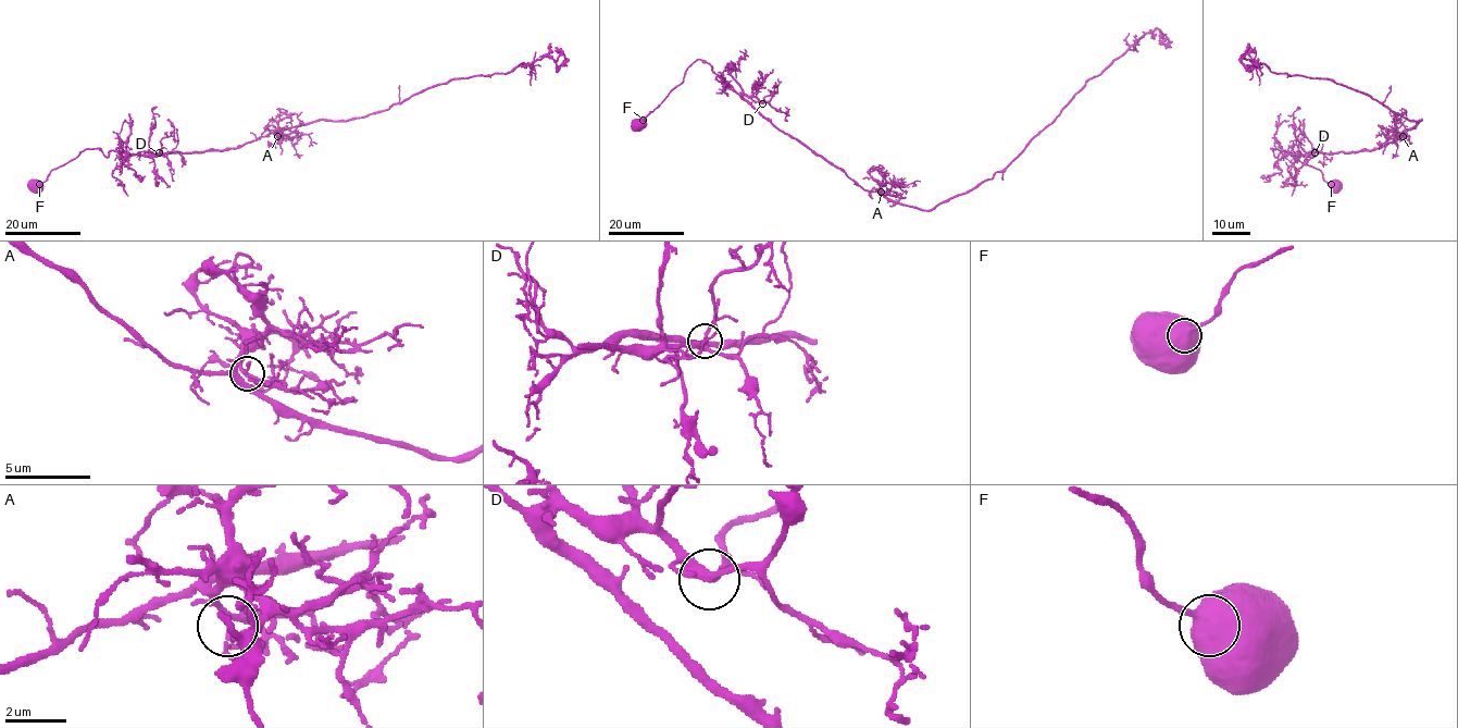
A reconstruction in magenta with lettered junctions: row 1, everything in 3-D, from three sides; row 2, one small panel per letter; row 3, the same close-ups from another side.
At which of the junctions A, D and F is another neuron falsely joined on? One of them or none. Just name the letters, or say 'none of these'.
none of these

